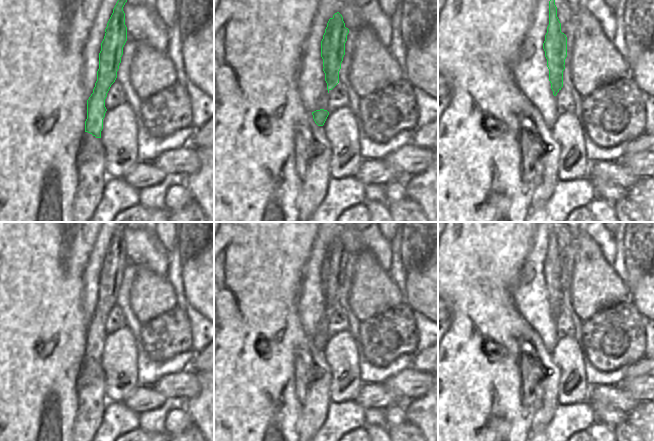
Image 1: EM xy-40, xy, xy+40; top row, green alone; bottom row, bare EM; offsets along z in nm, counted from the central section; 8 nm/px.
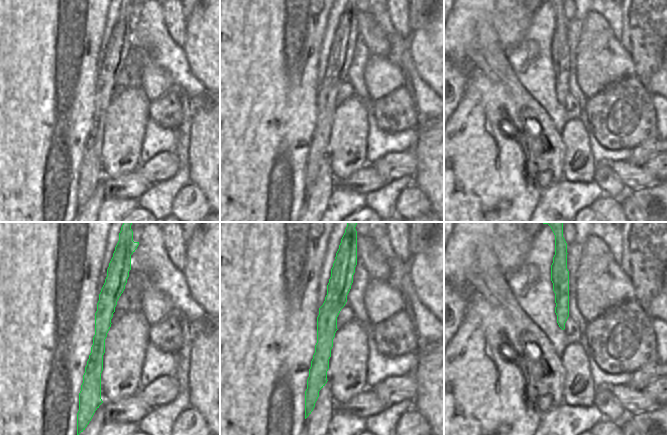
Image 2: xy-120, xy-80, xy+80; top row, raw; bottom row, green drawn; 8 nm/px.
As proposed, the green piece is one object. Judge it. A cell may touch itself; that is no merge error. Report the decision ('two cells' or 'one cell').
two cells

